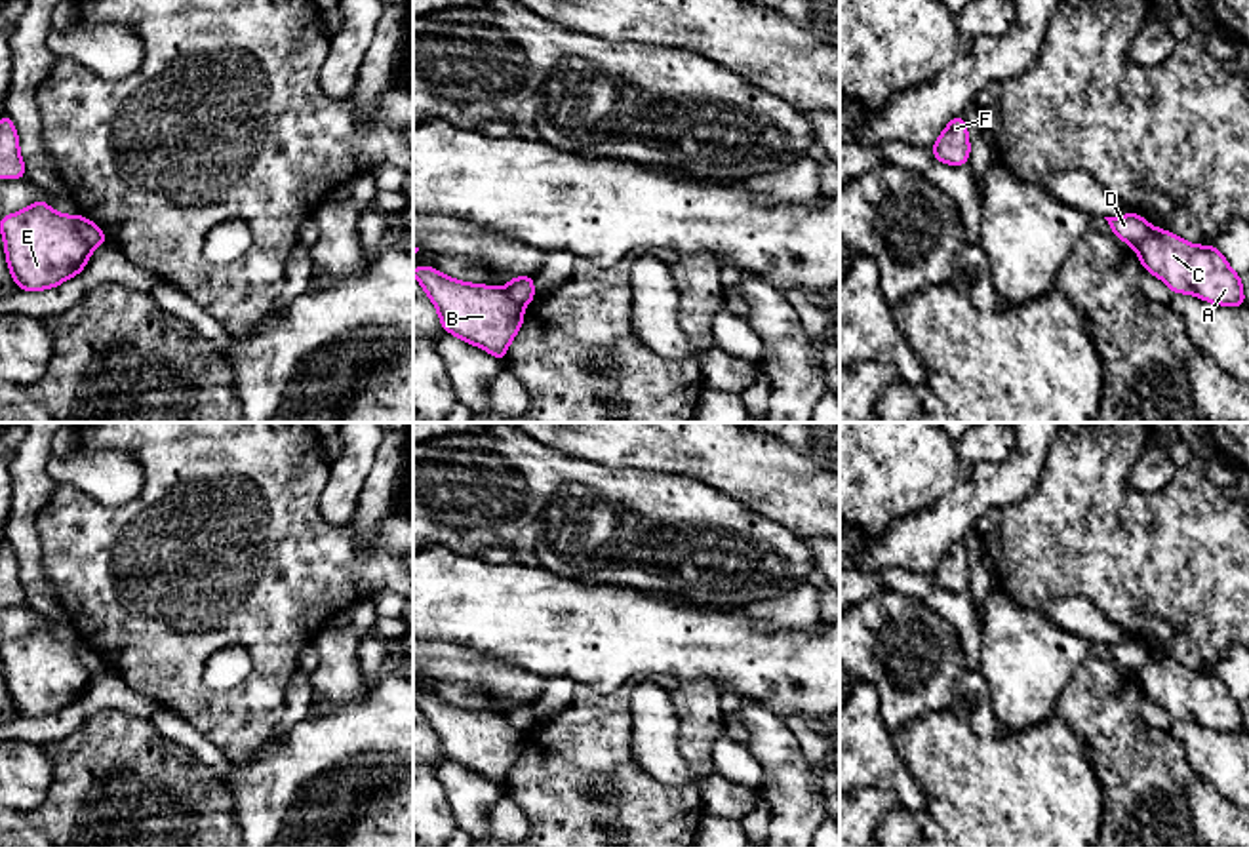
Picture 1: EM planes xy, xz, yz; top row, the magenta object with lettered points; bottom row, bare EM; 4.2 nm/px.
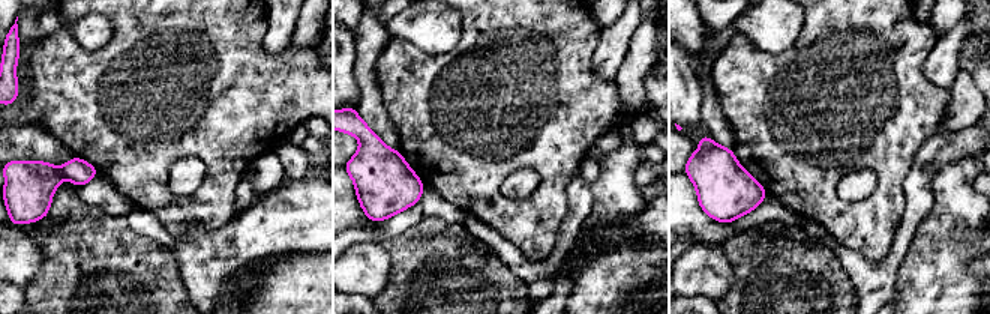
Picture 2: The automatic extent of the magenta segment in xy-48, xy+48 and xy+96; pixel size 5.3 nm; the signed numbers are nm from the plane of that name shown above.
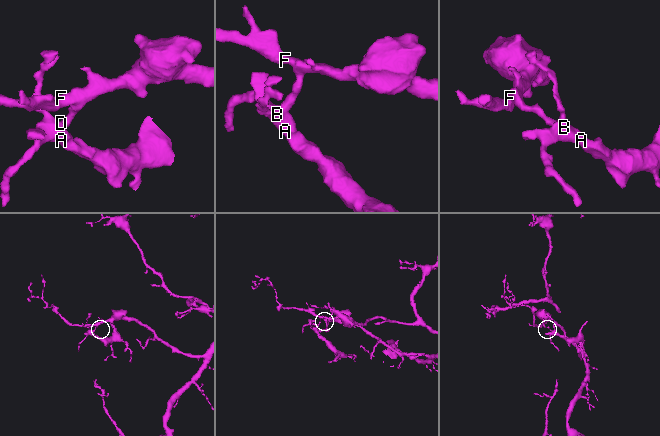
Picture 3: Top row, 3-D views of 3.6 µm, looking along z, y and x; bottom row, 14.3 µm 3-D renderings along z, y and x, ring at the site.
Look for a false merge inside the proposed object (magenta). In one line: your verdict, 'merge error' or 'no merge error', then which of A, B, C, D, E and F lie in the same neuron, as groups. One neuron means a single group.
merge error; groups A B C E / D F

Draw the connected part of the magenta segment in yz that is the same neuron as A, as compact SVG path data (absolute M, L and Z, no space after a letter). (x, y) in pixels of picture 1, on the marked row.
M1150 225L1137 247L1140 265L1171 293L1196 295L1222 306L1245 306L1239 278L1217 246L1194 246L1169 230Z

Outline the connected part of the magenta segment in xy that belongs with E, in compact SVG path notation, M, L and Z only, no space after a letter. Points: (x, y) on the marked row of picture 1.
M44 200L0 219L6 263L23 291L57 287L80 274L93 247L78 232L80 215L61 215Z

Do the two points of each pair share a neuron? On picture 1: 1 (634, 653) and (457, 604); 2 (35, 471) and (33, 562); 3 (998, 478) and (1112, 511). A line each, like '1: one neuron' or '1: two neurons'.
1: one neuron
2: one neuron
3: two neurons

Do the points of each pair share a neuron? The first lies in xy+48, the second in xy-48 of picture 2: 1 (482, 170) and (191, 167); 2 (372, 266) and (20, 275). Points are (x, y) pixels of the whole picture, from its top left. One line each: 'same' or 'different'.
1: different
2: same

